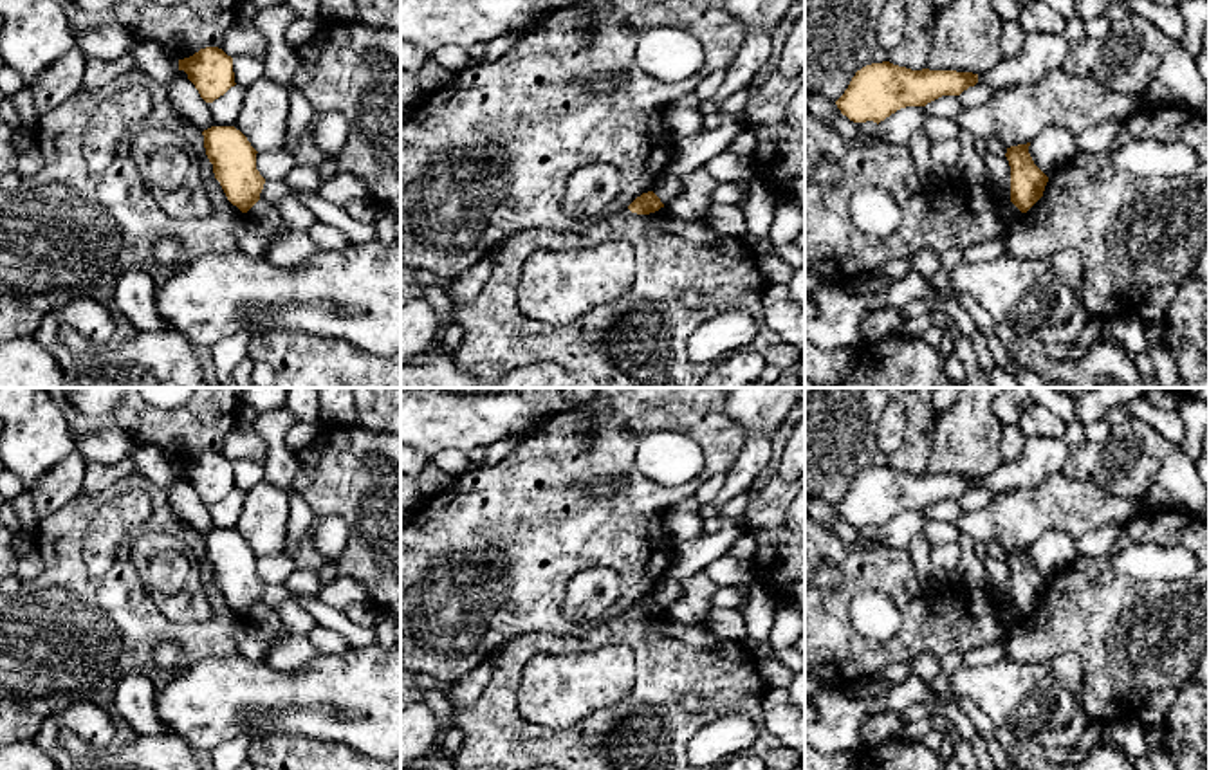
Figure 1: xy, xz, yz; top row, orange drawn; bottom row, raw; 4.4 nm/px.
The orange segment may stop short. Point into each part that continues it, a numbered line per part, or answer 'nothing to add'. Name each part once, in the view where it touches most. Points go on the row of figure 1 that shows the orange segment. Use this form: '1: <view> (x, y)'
nothing to add

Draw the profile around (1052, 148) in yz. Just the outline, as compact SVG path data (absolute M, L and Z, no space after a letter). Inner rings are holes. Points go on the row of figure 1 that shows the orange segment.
M1052 126L1030 141L1029 153L1034 164L1048 177L1074 159L1077 153L1075 137L1065 126Z

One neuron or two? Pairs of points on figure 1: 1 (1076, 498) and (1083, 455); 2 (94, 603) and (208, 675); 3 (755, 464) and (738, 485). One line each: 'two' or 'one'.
1: two
2: two
3: one

